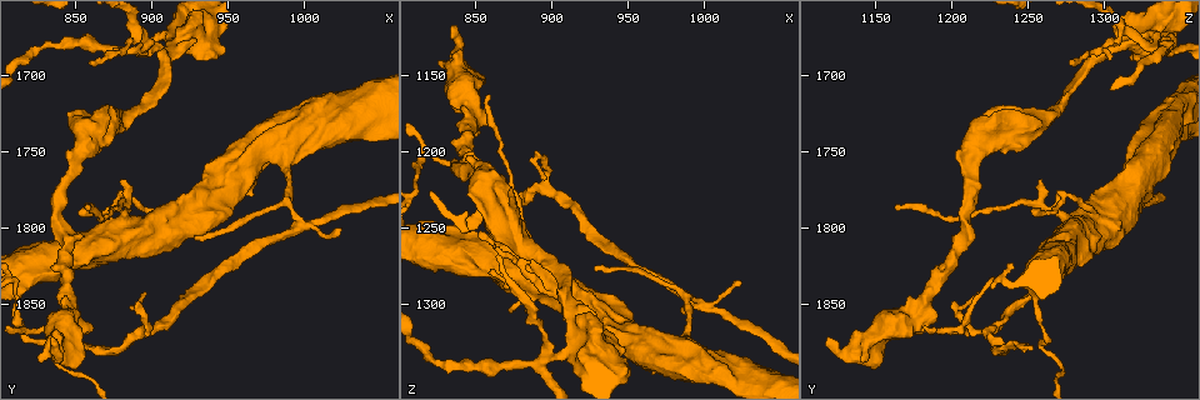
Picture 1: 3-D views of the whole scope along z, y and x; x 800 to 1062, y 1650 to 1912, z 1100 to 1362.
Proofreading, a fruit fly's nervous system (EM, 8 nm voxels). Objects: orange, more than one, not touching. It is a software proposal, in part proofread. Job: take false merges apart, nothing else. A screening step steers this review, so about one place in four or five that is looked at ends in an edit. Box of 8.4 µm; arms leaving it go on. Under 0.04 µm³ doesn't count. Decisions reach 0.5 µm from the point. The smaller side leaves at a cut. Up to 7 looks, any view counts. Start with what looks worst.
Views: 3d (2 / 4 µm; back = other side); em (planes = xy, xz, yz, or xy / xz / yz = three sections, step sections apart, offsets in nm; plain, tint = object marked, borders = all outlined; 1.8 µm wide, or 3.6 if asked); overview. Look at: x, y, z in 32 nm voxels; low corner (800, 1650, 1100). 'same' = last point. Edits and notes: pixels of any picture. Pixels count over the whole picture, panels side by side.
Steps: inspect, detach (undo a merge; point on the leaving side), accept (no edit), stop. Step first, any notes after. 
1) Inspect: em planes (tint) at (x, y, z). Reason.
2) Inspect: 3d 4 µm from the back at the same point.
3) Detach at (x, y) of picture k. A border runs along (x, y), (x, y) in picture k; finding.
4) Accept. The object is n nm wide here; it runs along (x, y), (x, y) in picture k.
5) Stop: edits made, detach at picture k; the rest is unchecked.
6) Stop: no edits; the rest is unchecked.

Inspect: em 3.6 µm xy step 16 (tint) at (998, 1796, 1298). Side arm on a straight run.

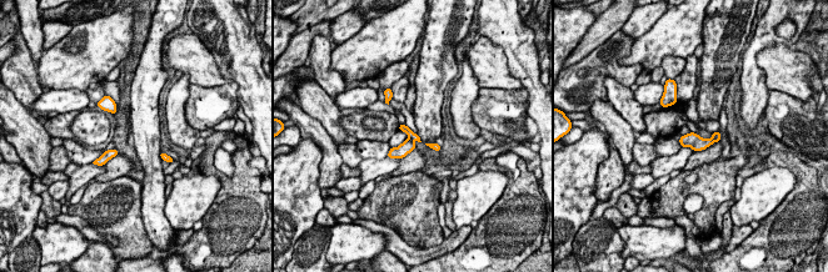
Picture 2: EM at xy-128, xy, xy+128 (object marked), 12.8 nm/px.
Inspect: em 3.6 µm yz step 8 (tint) at the same point.

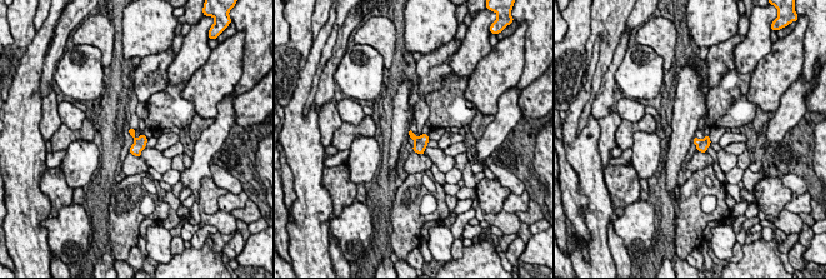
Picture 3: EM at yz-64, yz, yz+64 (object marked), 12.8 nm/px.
Detach at (705, 143) of picture 3. A border runs along (701, 140), (696, 147) in picture 3; two cells meet here.

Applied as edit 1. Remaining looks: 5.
Inspect: overview.

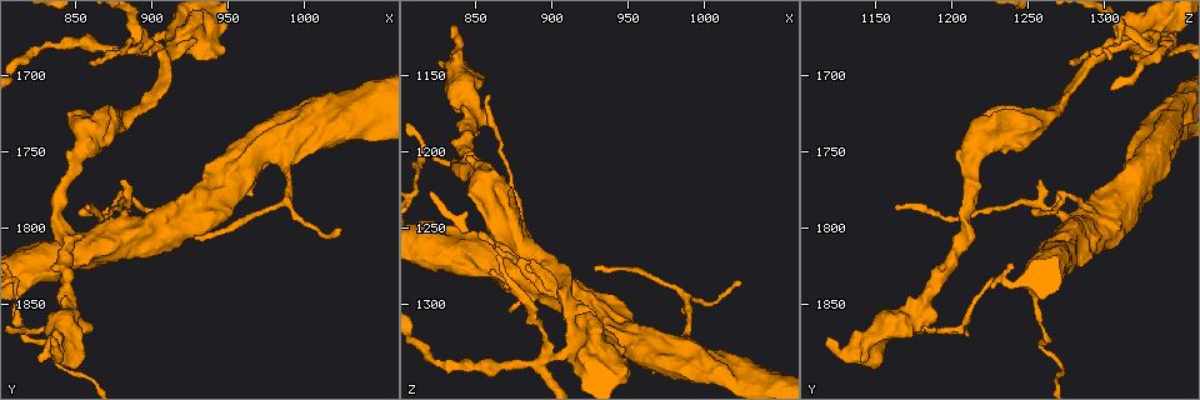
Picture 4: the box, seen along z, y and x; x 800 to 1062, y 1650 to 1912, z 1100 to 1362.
Inspect: em planes (tint) at (902, 1674, 1332). Small branch off a trunk.

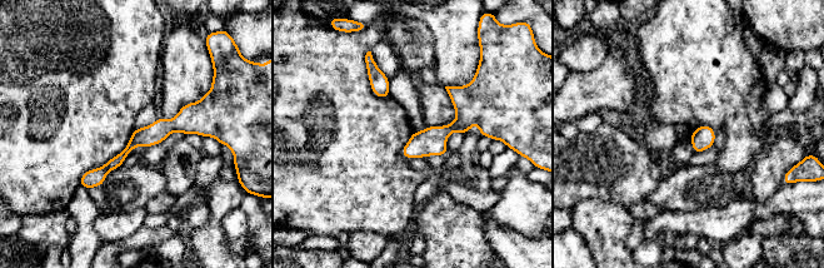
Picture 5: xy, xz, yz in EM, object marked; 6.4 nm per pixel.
Accept. The object is 140 nm wide here; it runs along (208, 129), (140, 137), (83, 183) in picture 5; one cell here.

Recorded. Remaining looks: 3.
Inspect: em 3.6 µm planes (tint) at (986, 1746, 1328). Small branch off a trunk.

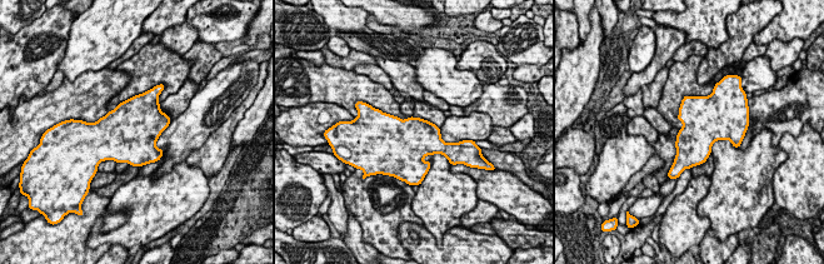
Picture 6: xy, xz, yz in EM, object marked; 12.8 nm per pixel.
Accept. All the same cell.

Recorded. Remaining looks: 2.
Stop: edits made, detach at picture 3; the rest is unchecked.

